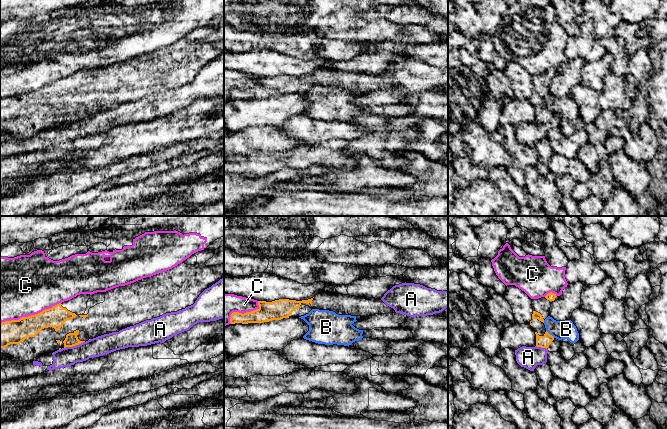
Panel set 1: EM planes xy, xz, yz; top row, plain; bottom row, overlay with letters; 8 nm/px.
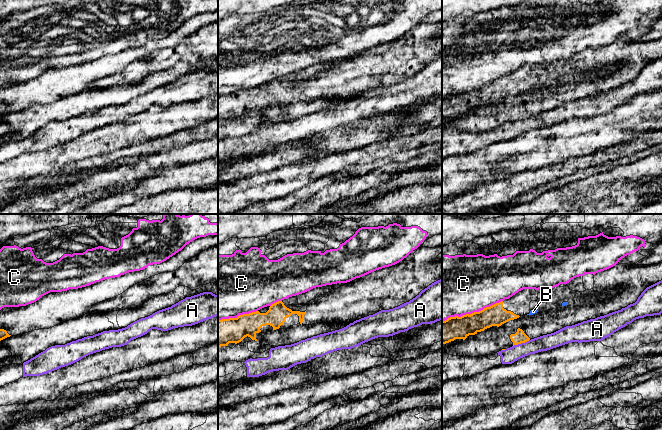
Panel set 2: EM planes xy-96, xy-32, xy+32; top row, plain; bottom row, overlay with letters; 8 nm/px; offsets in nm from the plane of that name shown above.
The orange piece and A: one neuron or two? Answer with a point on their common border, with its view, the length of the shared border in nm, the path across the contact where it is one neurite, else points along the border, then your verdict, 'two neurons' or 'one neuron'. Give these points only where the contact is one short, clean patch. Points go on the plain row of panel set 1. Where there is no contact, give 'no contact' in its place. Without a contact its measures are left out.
contact xy (74, 121); length 180 nm; border xy (84, 117), (64, 124); two neurons

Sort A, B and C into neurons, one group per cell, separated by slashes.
A / B / C

